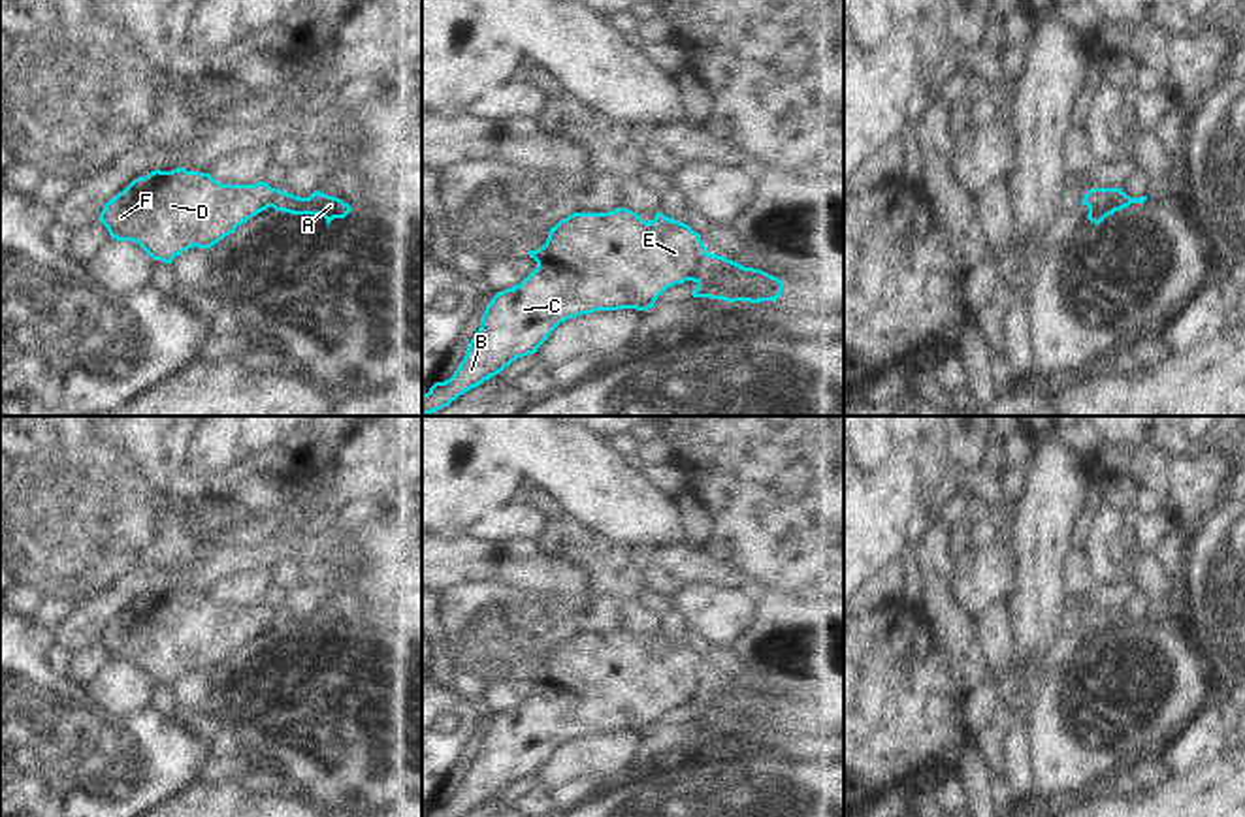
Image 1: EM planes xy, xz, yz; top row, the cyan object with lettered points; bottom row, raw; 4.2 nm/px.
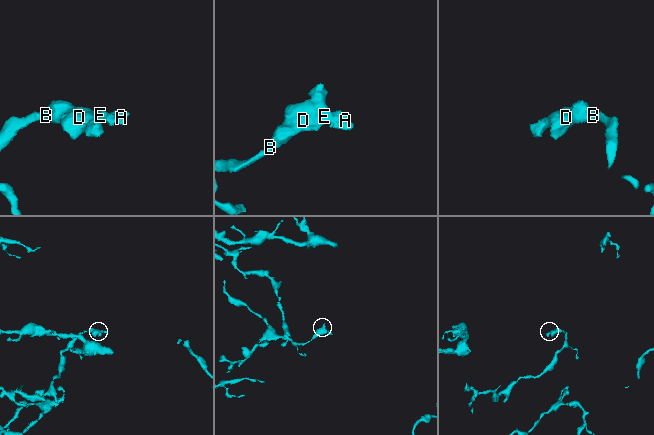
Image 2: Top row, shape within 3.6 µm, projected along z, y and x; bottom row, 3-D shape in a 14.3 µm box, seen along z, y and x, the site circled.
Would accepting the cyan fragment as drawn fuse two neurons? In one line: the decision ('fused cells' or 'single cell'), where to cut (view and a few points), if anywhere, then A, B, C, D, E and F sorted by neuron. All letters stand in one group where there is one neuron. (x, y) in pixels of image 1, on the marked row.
fused cells; cut yz (1123, 192), (1117, 200), (1102, 202), (1089, 219); groups A / B C D E F

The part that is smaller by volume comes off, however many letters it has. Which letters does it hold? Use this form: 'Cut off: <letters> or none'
Cut off: A

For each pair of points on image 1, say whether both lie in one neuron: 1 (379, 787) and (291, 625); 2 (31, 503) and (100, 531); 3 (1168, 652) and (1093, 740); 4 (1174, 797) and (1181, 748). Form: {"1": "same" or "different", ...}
{"1": "same", "2": "same", "3": "same", "4": "different"}

